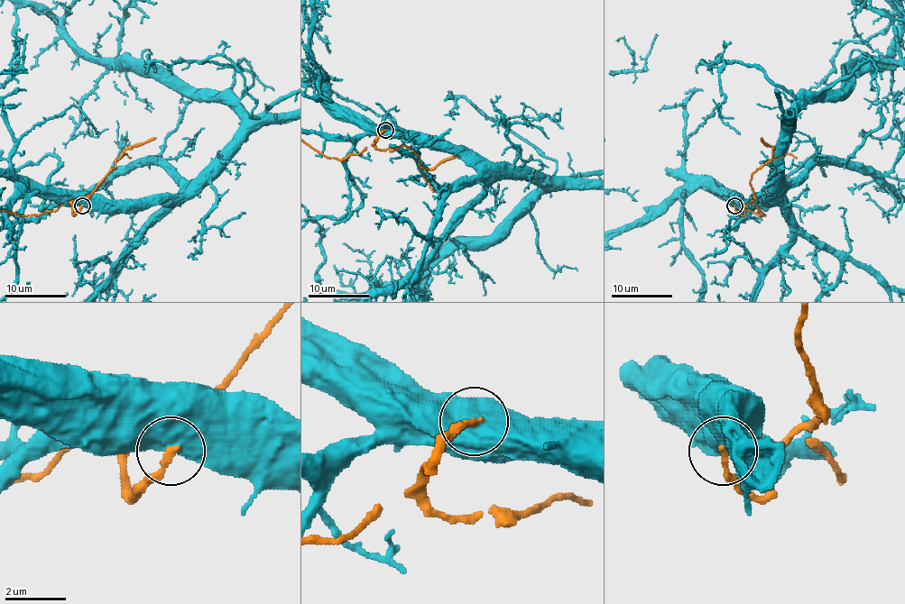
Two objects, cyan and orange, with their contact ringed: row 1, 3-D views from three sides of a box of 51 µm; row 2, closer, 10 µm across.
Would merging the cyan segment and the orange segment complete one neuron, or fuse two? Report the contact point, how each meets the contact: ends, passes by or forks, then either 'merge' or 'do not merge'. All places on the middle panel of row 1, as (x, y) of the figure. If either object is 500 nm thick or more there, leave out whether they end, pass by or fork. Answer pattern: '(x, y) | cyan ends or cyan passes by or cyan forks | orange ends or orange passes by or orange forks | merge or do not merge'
(385, 130) | do not merge

